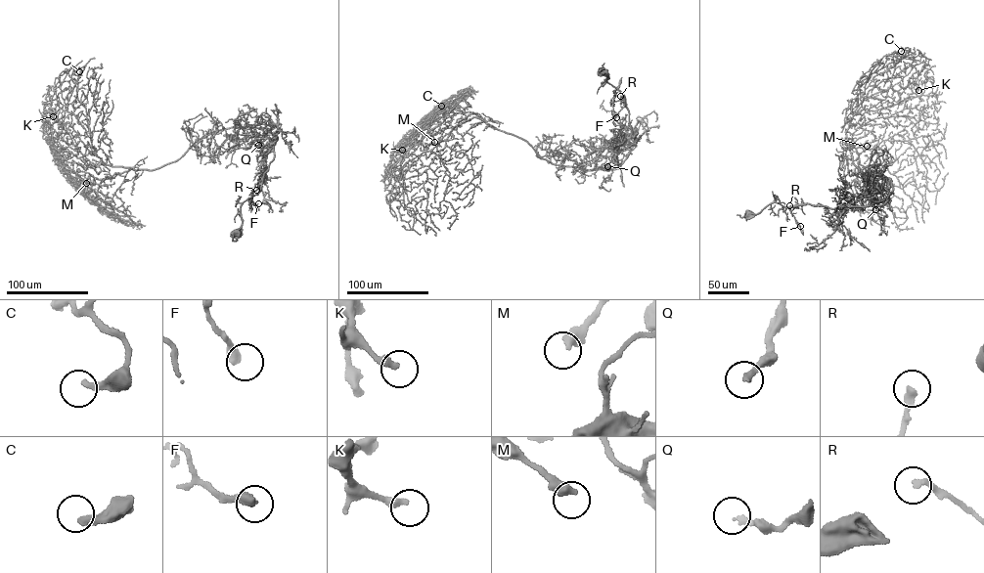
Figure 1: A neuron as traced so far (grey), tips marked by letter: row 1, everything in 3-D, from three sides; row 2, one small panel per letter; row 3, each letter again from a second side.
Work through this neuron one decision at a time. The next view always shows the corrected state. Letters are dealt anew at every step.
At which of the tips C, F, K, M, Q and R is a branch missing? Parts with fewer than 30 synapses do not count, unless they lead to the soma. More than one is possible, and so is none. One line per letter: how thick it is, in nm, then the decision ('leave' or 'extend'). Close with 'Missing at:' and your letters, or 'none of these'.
C: 300 nm thick; leave
F: 360 nm thick; leave
K: 300 nm thick; leave
M: 500 nm thick; leave
Q: 240 nm thick; extend
R: 240 nm thick; leave
Missing at: Q

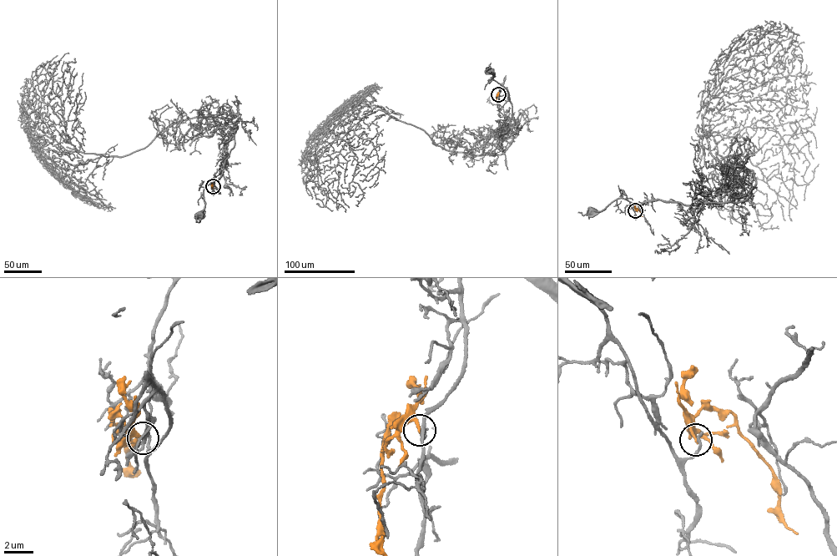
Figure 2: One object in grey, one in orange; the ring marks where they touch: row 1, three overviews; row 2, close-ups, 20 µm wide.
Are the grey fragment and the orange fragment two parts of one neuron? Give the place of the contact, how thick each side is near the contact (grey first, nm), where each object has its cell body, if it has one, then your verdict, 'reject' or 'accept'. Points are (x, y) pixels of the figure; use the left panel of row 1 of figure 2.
at (213, 186); 200 nm thick on the grey side, 240 nm on the other; cell body of grey at (199, 214); no cell body on orange; reject

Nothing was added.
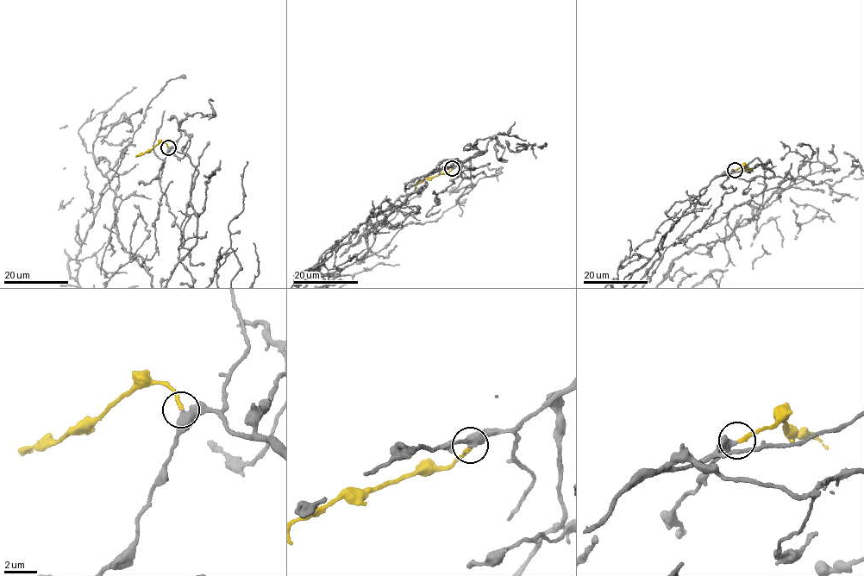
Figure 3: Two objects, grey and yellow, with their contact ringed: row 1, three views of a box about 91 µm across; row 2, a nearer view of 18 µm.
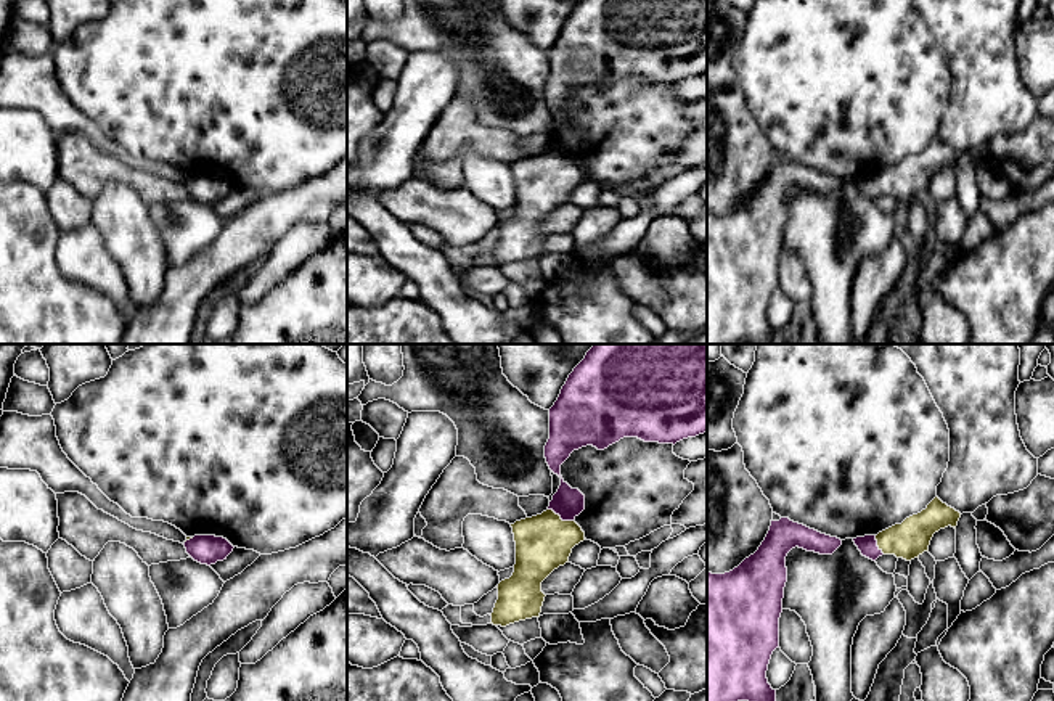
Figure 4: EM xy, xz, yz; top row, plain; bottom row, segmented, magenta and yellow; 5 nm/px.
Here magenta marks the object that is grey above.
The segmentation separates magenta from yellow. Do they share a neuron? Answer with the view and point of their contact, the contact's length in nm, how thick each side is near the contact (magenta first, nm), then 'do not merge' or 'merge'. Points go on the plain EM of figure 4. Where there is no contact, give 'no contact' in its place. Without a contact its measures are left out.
contact xz (561, 158); length 140 nm; calibres 150 and 280 nm; merge

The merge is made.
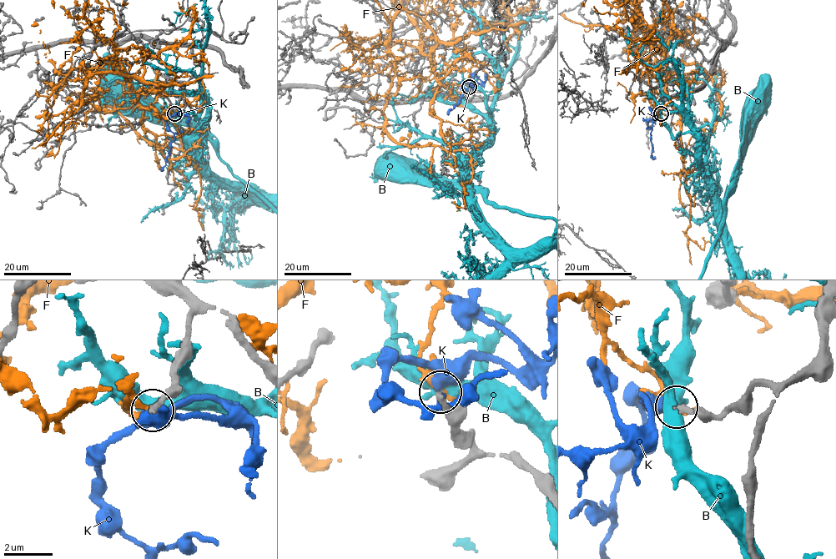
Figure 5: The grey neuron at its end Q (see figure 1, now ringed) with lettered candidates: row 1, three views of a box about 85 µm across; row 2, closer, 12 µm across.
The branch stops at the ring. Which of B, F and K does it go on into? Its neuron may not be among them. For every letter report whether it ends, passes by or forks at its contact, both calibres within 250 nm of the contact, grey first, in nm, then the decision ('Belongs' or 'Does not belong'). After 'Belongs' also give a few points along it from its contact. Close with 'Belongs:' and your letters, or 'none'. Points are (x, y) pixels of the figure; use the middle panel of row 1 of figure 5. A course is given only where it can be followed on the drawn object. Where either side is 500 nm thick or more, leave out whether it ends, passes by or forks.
B: It passes by. Thickness 280 nm (grey) against 440 nm. Does not belong
F: Thickness 500 nm (grey) against 190 nm. Does not belong
K: It ends there. Thickness 240 nm (grey) against 480 nm. Belongs. Its course: (470, 88), (467, 83), (462, 83), (460, 88), (466, 89), (466, 92), (447, 113)
Belongs: K

